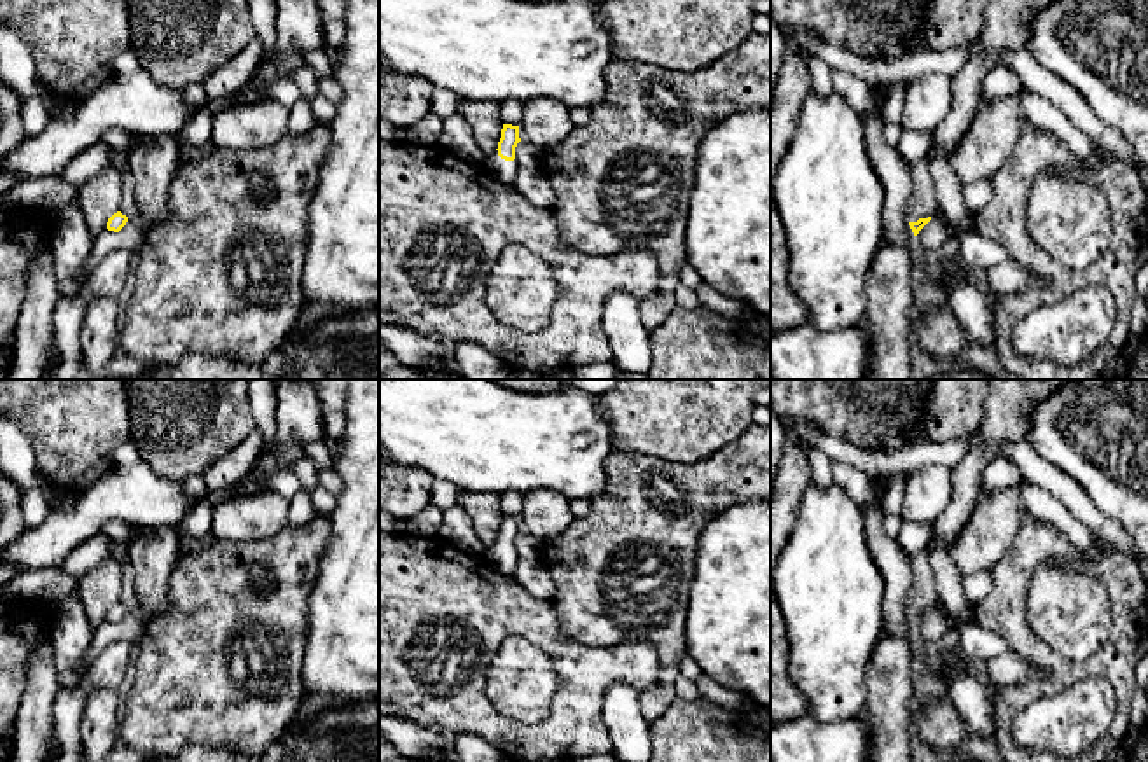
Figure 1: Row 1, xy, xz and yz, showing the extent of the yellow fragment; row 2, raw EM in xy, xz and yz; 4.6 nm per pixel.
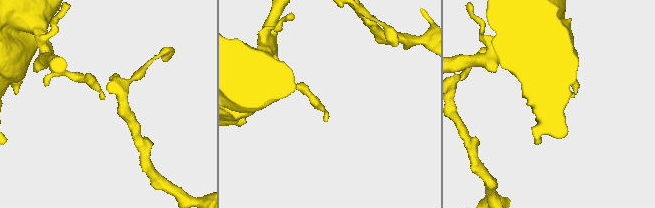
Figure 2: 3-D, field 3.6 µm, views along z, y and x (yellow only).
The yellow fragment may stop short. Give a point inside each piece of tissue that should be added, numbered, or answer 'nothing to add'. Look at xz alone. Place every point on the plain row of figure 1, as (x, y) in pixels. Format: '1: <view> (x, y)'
1: xz (502, 561)

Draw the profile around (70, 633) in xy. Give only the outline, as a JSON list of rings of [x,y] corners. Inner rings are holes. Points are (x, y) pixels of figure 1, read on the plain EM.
[[[68,594],[51,603],[49,638],[61,689],[75,689],[89,668],[82,659],[94,638],[80,599]]]

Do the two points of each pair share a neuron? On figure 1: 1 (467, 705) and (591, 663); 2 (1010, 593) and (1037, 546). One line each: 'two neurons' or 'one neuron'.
1: one neuron
2: one neuron

